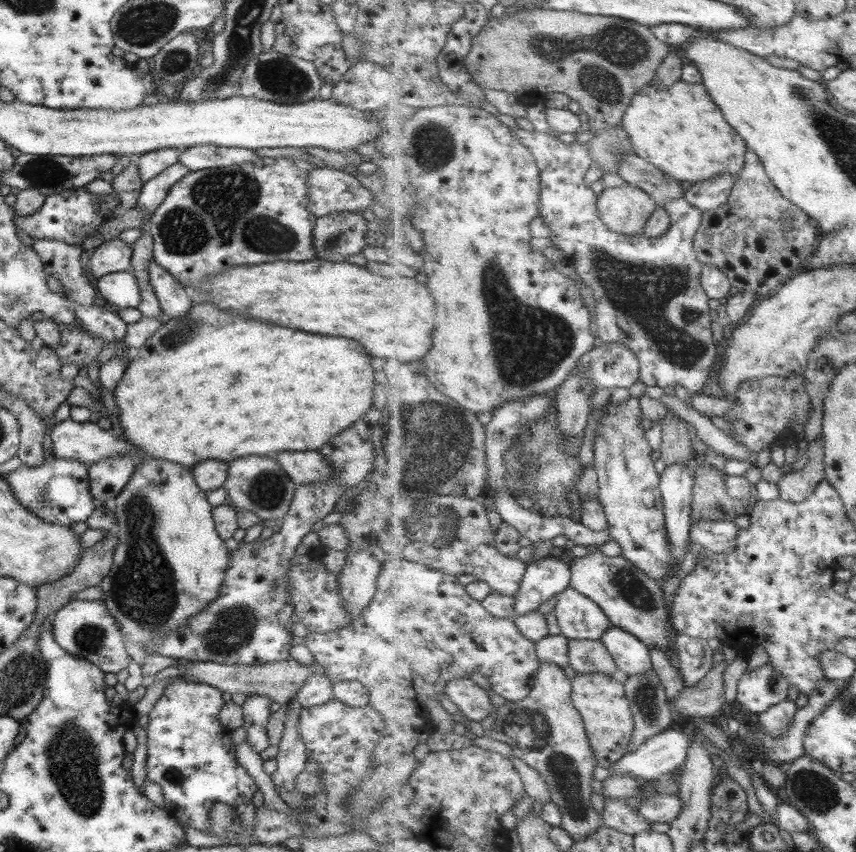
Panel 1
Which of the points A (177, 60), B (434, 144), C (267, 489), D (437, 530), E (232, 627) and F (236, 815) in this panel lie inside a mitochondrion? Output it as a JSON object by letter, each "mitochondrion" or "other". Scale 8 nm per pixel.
{"A":"mitochondrion","B":"mitochondrion","C":"mitochondrion","D":"mitochondrion","E":"mitochondrion","F":"other"}

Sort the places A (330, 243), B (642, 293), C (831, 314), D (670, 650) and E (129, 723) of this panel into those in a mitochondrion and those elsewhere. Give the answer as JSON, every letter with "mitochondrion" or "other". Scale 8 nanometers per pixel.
{"A":"mitochondrion","B":"mitochondrion","C":"other","D":"other","E":"other"}

